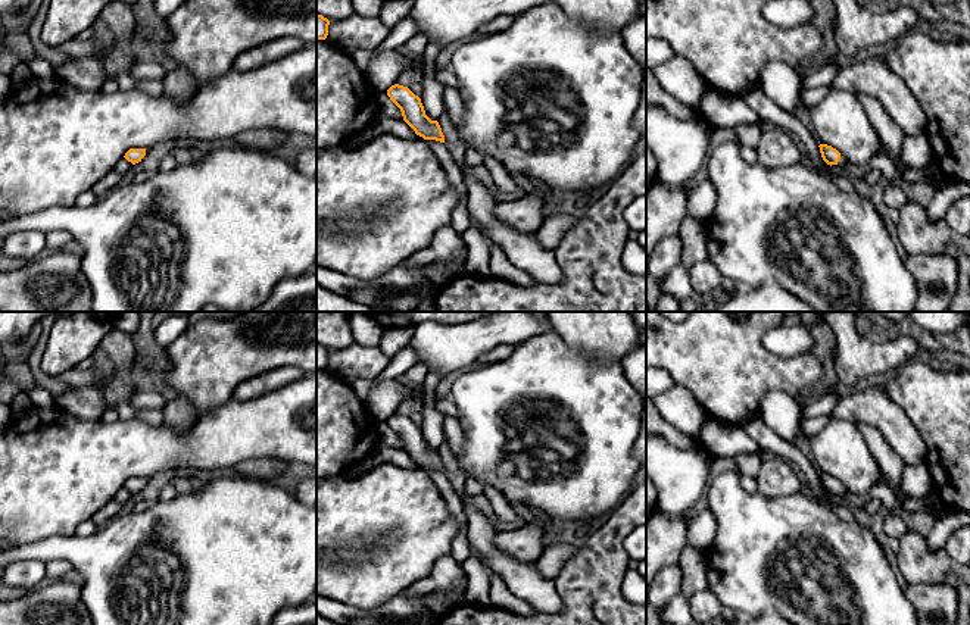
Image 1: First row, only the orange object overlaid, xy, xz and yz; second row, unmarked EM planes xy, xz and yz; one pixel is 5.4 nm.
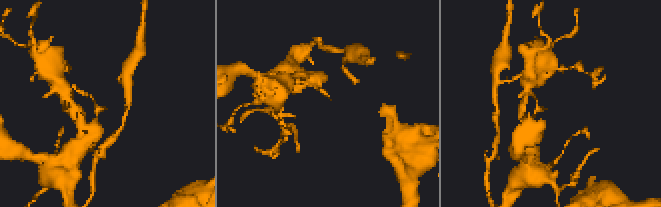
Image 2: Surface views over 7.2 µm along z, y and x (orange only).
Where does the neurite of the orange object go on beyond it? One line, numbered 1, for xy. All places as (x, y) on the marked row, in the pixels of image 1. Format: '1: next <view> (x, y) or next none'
1: next none

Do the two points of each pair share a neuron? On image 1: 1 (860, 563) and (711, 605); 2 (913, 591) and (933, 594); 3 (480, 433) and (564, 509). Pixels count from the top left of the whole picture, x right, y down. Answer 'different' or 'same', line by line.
1: different
2: same
3: same

